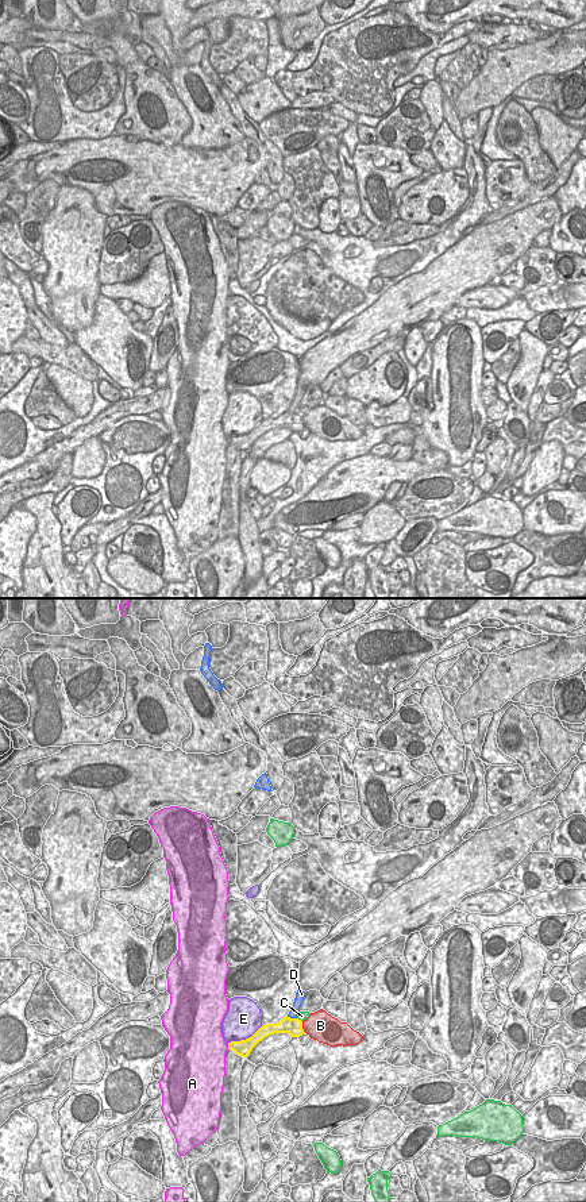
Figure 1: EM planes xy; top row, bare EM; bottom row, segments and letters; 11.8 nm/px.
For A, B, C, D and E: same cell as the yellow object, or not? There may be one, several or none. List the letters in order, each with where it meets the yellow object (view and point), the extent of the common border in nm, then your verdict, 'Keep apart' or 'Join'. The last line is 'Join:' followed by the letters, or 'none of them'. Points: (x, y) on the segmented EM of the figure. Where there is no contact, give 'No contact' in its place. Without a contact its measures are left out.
A: Touches yellow at xy (228, 1046). Shared border 80 nm. Keep apart
B: Touches yellow at xy (301, 1027). Shared border 150 nm. Join
C: Touches yellow at xy (300, 1020). Shared border 80 nm. Keep apart
D: Touches yellow at xy (292, 1018). Shared border 130 nm. Keep apart
E: Touches yellow at xy (246, 1039). Shared border 480 nm. Keep apart
Join: B

